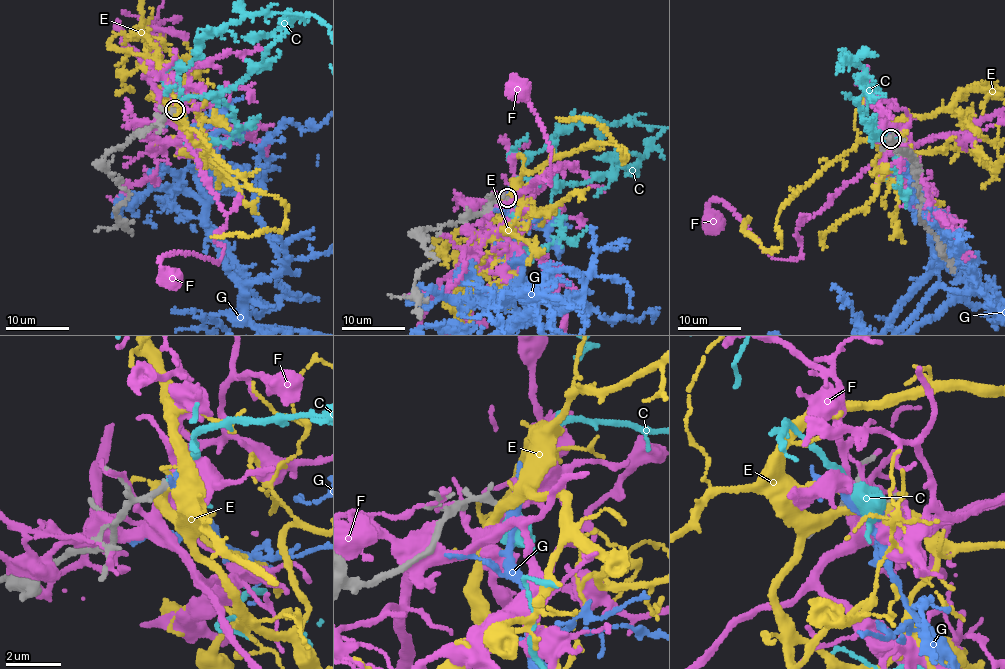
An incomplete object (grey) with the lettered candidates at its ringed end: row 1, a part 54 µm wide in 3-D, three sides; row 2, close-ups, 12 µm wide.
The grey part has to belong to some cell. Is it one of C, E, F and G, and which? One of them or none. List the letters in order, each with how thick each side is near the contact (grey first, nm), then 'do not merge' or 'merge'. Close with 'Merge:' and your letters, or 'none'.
C: calibres 260 and 280 nm; merge
E: calibres 280 and 180 nm; do not merge
F: calibres 260 and 200 nm; do not merge
G: calibres 170 and 340 nm; do not merge
Merge: C

